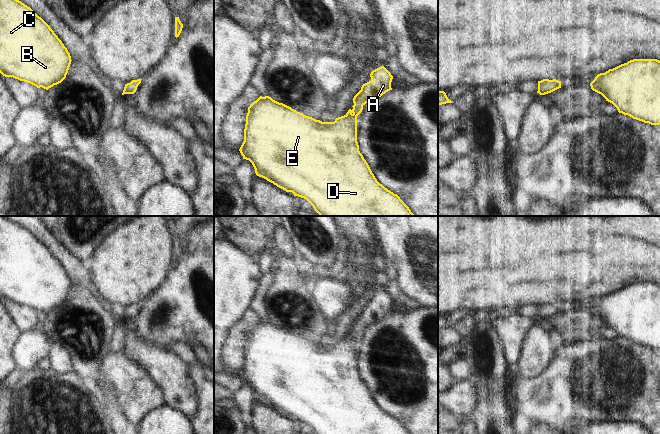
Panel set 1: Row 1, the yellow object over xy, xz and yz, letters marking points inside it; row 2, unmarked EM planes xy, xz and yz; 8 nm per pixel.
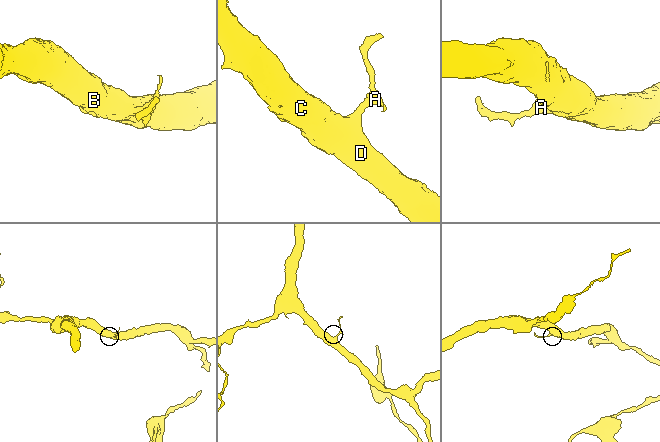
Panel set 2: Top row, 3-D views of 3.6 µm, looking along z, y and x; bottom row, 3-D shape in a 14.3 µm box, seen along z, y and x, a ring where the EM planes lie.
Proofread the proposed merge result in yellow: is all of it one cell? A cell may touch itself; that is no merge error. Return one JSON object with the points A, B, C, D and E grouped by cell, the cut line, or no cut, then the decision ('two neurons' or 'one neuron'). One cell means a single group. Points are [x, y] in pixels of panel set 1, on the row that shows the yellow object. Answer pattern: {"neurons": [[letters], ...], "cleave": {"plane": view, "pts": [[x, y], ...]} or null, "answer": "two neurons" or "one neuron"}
{"neurons": [["A", "B", "C", "D", "E"]], "cleave": null, "answer": "one neuron"}

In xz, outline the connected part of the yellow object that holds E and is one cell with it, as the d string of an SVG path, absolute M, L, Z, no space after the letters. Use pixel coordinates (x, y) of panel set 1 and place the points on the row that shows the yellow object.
M384 66L373 70L370 77L371 80L363 84L361 90L354 96L353 109L349 109L344 116L336 118L334 122L316 120L269 96L260 96L248 107L244 141L239 149L243 159L252 163L257 176L286 192L292 192L294 196L306 199L320 216L415 216L397 194L377 181L359 151L357 116L370 100L392 90L393 76Z

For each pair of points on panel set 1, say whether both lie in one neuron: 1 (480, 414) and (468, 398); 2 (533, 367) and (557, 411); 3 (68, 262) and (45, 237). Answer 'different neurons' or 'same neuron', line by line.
1: different neurons
2: different neurons
3: same neuron

